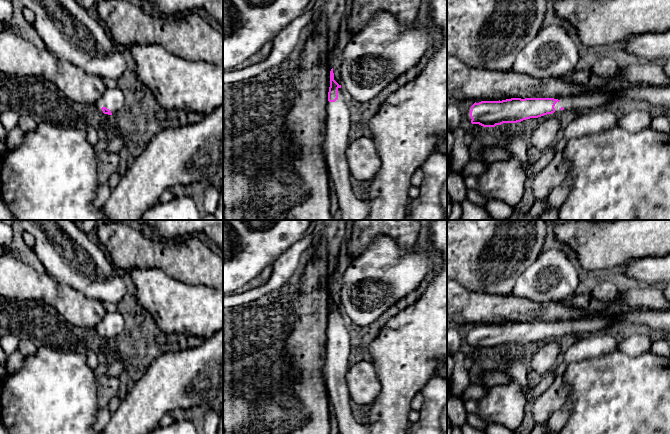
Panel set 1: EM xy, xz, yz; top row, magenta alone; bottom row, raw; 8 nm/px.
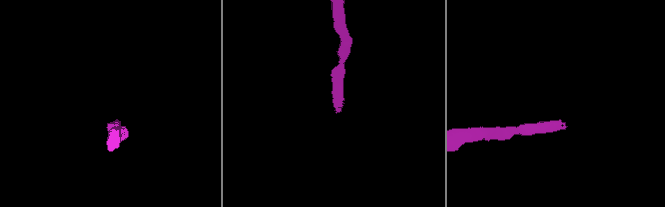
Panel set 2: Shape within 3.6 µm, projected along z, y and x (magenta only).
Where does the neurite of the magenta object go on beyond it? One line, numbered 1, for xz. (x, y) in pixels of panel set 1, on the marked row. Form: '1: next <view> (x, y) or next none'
1: next xz (352, 206)

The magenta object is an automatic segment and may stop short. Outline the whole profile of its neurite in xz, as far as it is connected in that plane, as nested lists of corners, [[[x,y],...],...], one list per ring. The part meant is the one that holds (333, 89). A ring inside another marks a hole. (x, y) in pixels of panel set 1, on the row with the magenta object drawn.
[[[333,68],[330,71],[330,87],[328,101],[326,104],[326,118],[324,128],[323,152],[327,164],[327,173],[331,182],[332,190],[338,197],[341,220],[367,220],[369,204],[361,197],[350,184],[350,171],[346,157],[346,150],[349,146],[349,130],[351,128],[350,114],[346,104],[344,90],[334,80]]]

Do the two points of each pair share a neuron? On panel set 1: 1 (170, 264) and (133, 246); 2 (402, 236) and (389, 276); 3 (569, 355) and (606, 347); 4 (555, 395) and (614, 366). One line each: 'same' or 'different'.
1: same
2: different
3: same
4: different

